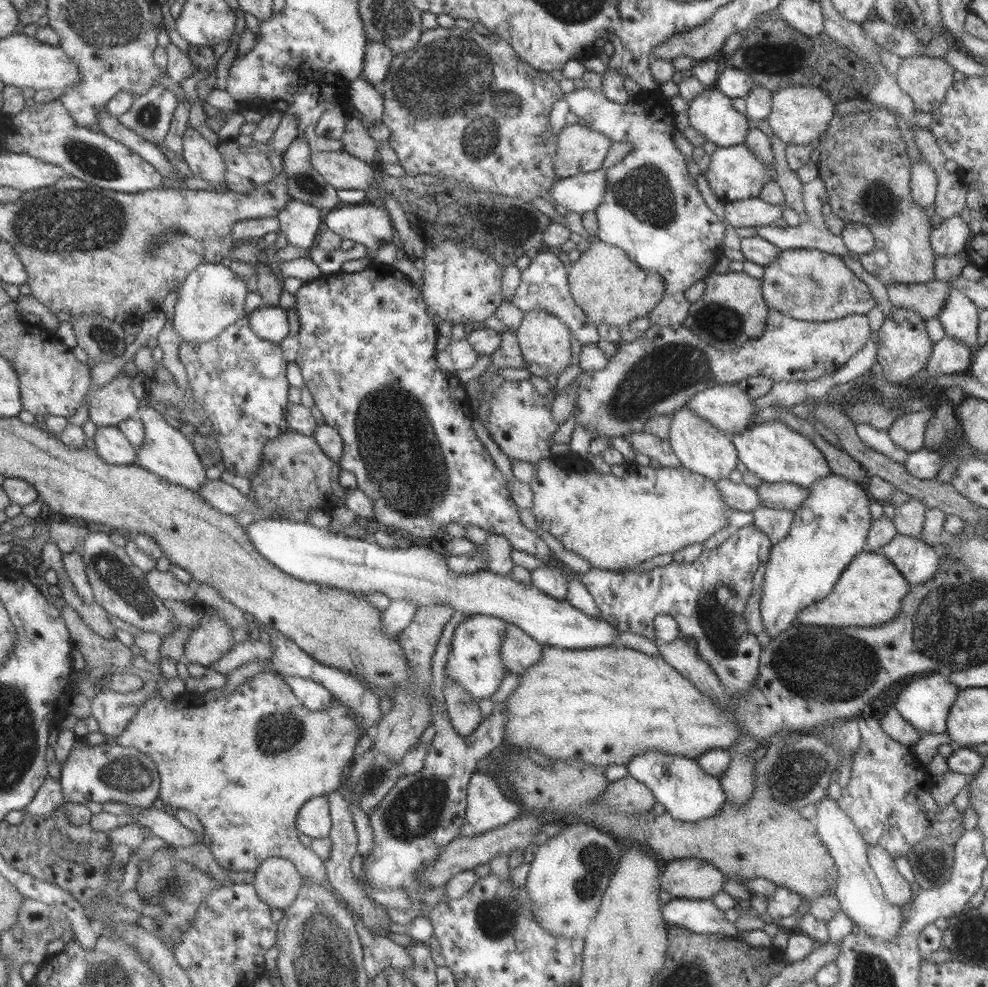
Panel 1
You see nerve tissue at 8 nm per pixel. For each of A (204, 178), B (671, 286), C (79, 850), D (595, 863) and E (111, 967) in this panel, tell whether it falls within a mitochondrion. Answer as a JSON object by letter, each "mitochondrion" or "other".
{"A":"other","B":"other","C":"mitochondrion","D":"mitochondrion","E":"mitochondrion"}

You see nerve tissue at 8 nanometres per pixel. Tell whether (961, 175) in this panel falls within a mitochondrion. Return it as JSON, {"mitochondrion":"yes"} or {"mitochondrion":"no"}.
{"mitochondrion":"no"}

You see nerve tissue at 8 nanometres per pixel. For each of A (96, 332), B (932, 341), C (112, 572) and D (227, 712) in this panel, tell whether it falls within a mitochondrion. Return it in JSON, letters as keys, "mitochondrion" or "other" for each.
{"A":"mitochondrion","B":"other","C":"mitochondrion","D":"other"}

